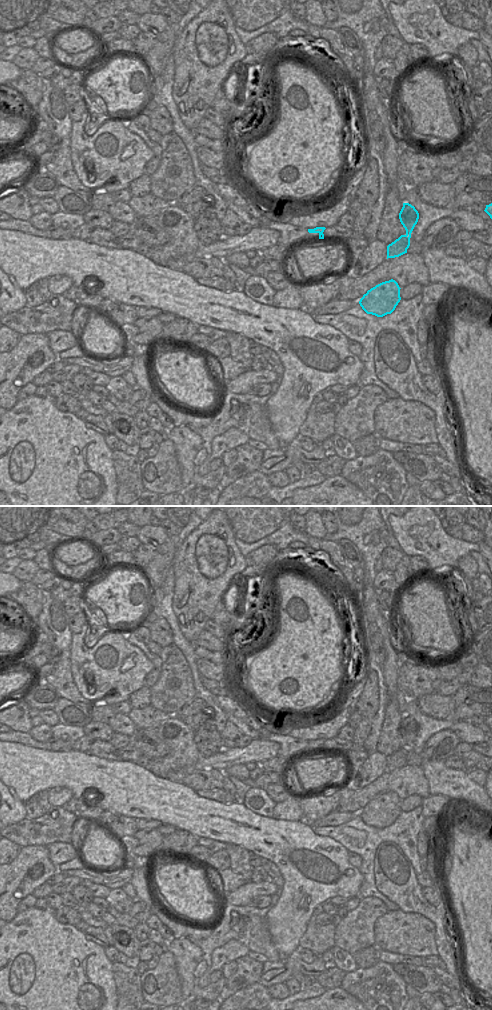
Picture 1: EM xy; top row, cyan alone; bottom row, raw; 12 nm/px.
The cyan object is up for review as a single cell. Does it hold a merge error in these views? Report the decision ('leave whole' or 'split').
split

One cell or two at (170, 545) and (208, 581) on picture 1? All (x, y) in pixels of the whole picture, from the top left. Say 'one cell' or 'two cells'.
two cells

